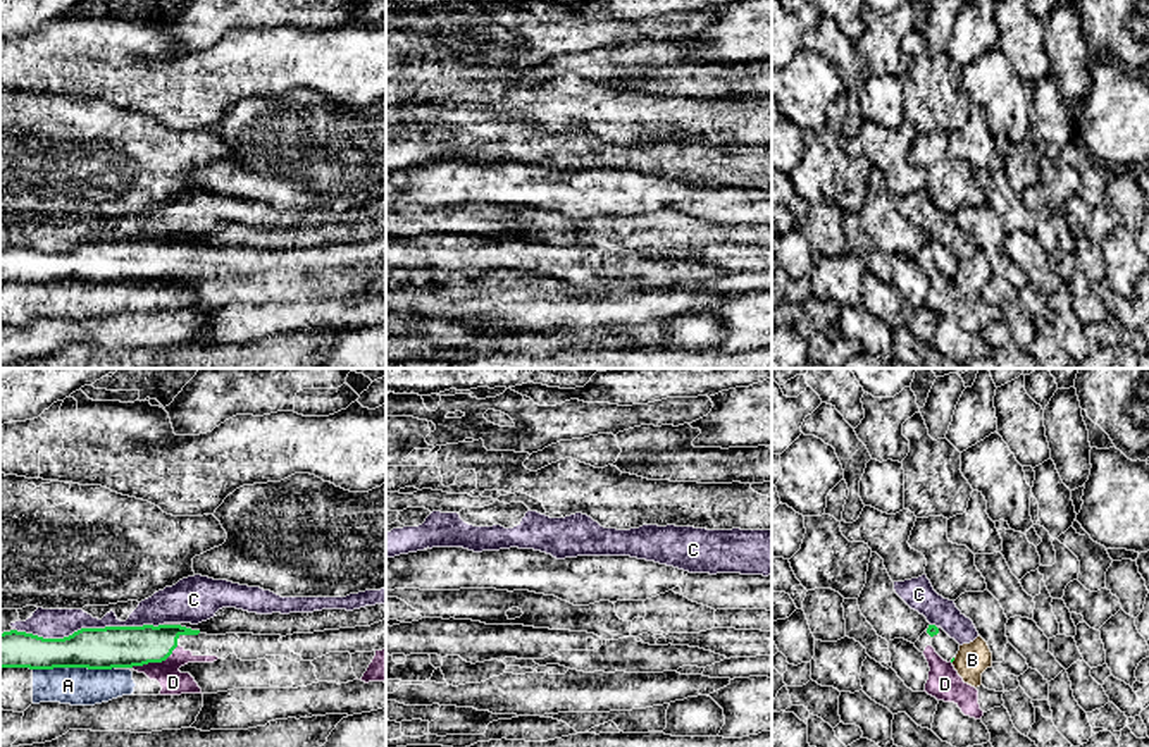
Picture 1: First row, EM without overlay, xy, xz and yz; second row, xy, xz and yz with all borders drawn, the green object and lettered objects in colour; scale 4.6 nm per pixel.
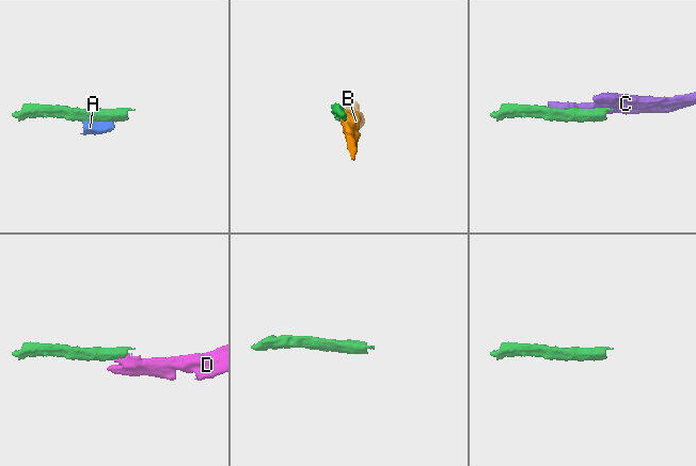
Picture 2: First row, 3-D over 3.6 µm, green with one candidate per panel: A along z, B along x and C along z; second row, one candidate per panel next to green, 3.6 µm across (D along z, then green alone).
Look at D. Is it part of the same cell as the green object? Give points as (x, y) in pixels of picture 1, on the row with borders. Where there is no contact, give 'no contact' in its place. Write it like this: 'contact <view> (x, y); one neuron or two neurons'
contact xy (154, 661); two neurons

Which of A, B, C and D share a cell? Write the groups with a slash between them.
A D / B / C

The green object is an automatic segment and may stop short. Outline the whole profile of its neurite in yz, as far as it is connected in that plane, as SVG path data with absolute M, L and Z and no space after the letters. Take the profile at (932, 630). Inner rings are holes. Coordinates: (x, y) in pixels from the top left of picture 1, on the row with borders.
M929 625L927 633L932 637L932 647L947 663L953 663L960 644L951 639L941 627Z

